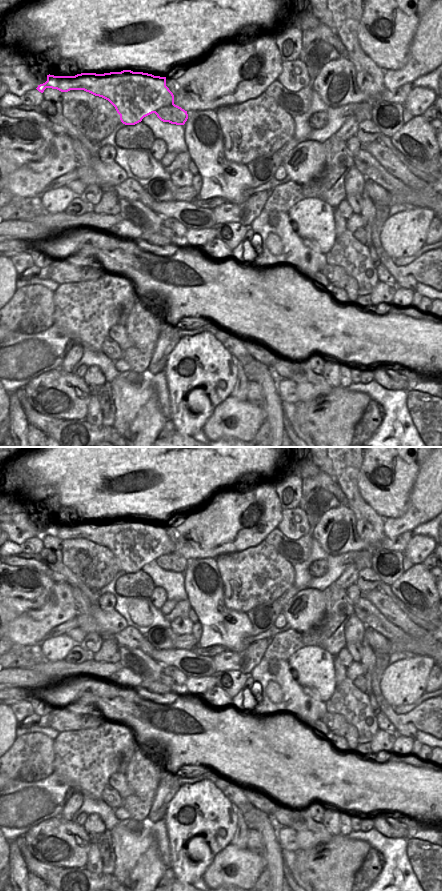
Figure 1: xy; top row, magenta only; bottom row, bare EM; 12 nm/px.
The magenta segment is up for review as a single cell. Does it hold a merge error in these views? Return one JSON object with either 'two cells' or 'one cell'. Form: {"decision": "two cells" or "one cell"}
{"decision": "two cells"}

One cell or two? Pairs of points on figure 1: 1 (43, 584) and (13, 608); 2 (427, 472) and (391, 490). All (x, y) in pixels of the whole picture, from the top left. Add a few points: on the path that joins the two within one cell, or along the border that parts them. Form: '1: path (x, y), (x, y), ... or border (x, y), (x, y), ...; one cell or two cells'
1: path (36, 588), (20, 601); one cell
2: border (419, 465), (416, 480), (407, 500); two cells

